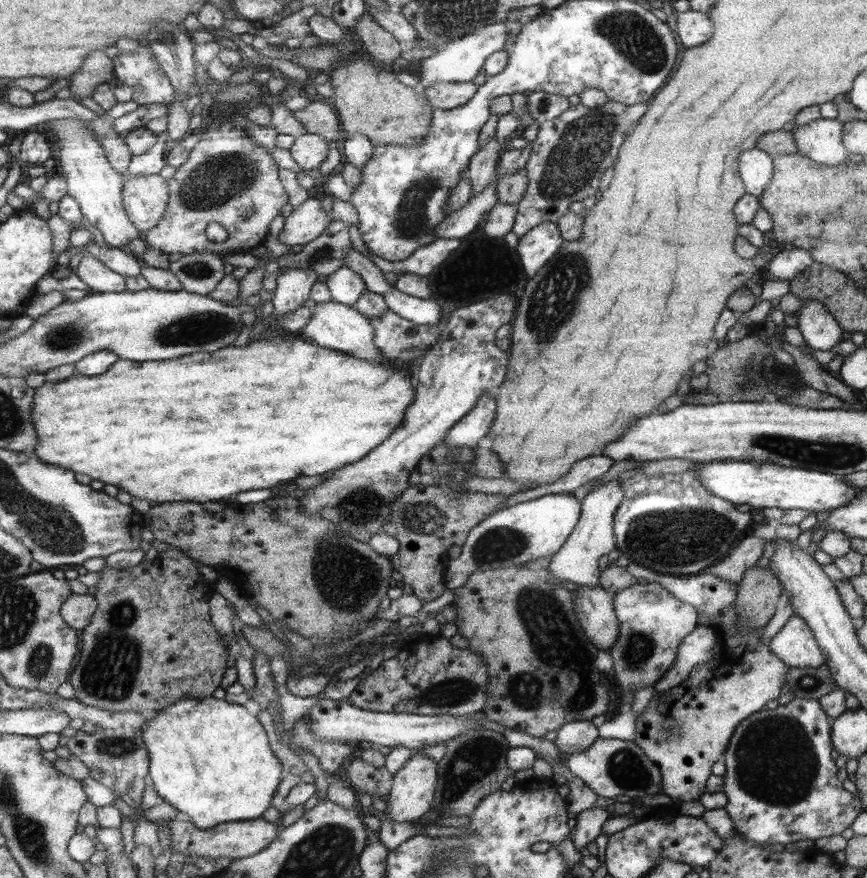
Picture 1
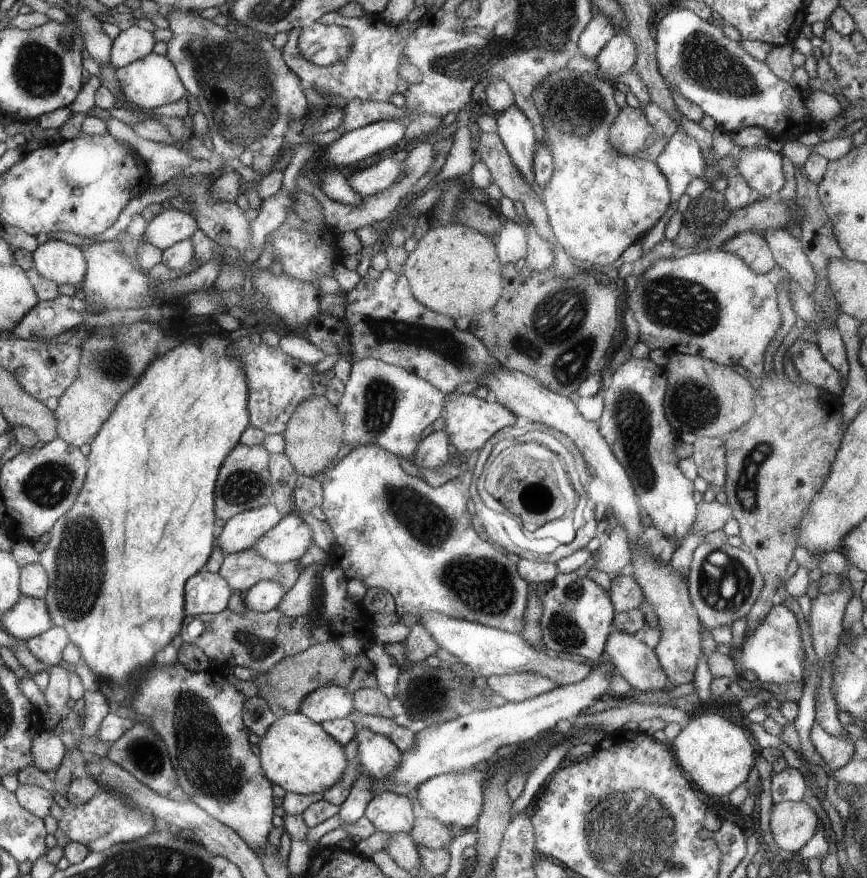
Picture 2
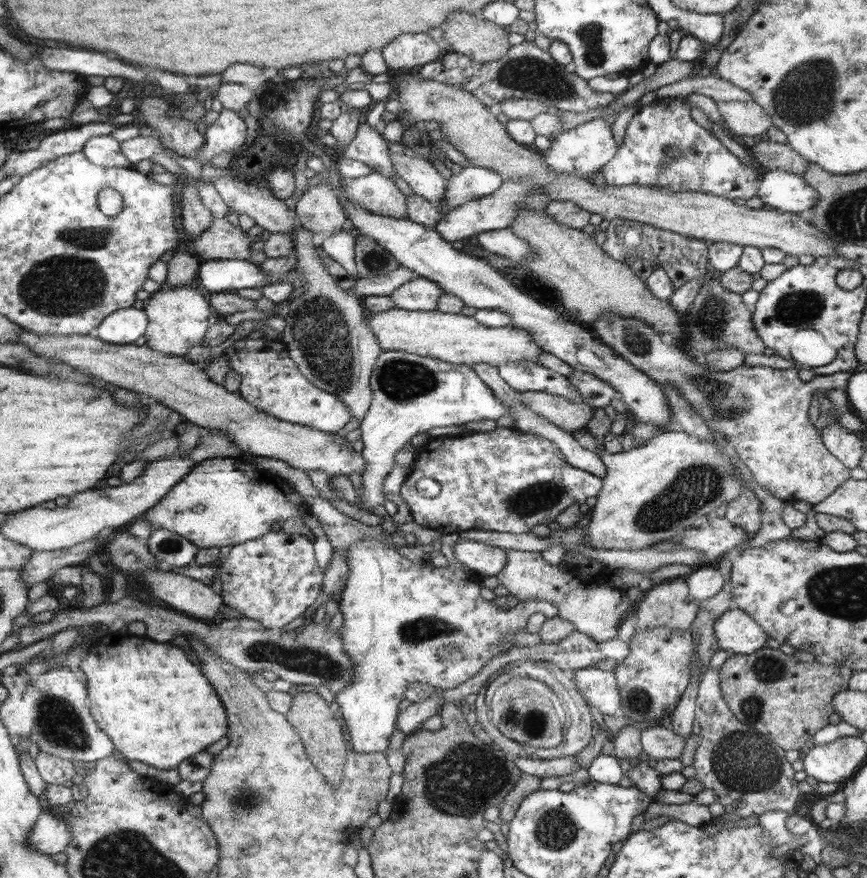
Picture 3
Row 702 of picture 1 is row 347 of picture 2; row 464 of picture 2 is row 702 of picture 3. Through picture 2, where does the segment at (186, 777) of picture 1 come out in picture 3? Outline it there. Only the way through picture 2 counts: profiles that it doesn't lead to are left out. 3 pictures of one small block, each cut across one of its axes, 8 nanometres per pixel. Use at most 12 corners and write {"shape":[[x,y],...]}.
{"shape":[[109,631],[80,668],[127,760],[175,769],[228,734],[176,645]]}

